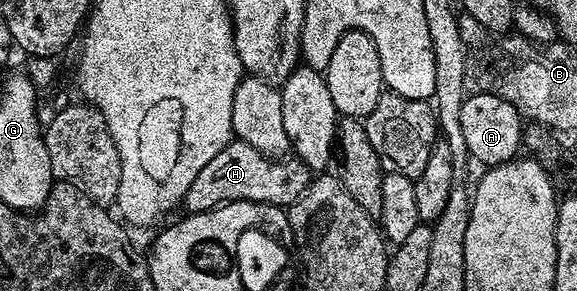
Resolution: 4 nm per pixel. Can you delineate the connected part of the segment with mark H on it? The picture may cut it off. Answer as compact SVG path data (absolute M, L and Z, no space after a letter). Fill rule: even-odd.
M231 141L200 173L196 173L196 181L188 185L188 193L184 200L187 212L211 211L213 207L221 207L224 203L236 201L252 201L267 203L277 207L289 208L306 191L312 172L296 157L269 159L264 153L252 149L252 145Z

